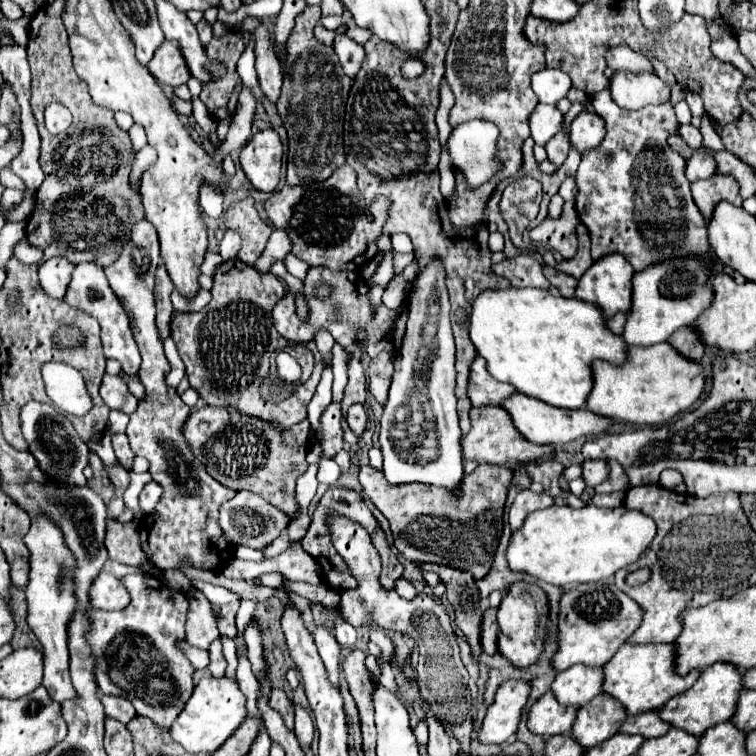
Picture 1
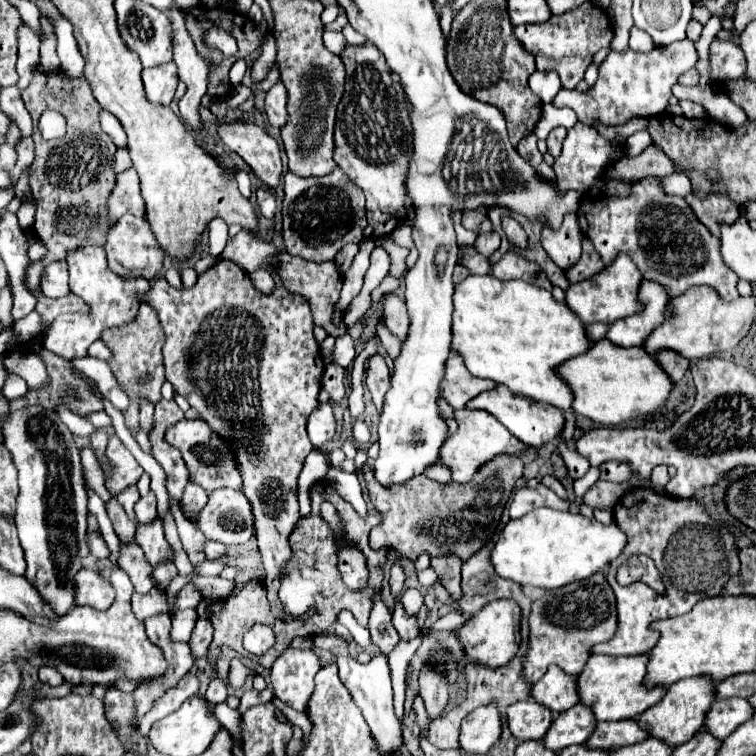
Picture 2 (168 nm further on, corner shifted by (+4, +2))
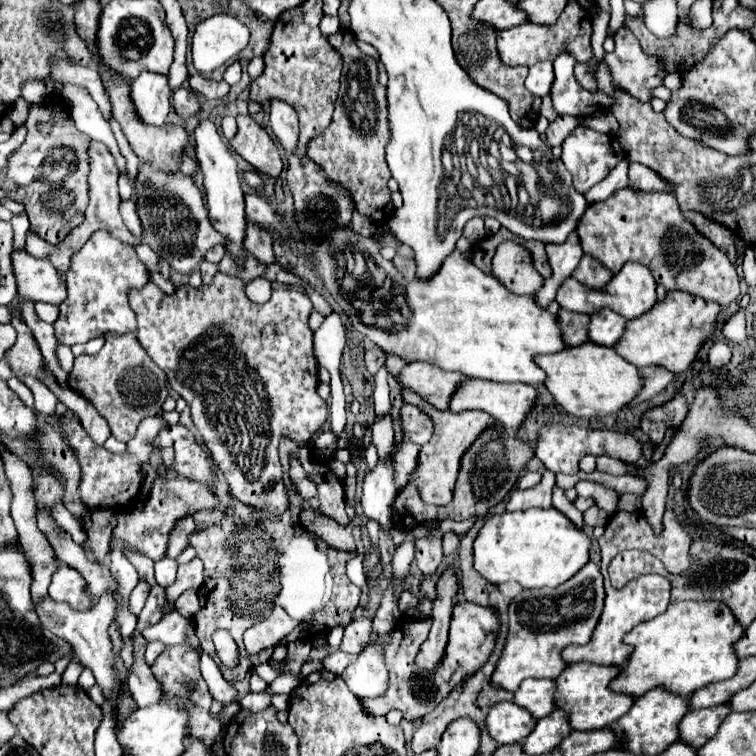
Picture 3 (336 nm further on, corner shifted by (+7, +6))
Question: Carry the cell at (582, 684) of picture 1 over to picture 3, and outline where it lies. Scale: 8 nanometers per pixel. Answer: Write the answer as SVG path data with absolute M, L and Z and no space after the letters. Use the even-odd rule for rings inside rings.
M529 678L529 680L523 680L523 684L515 690L513 702L517 706L525 708L527 712L531 712L531 716L535 720L539 720L539 718L553 712L553 708L555 708L553 694L555 694L555 682L553 680Z

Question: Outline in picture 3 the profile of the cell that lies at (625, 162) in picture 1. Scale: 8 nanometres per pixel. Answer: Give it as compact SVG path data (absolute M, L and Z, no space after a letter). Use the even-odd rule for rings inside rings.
M631 188L617 190L605 202L595 202L585 210L575 234L579 236L583 252L593 256L595 260L599 260L613 274L619 272L619 268L623 268L625 262L639 262L639 264L647 266L651 270L653 278L657 280L657 284L663 284L667 290L691 292L693 296L713 300L721 306L729 306L731 302L735 302L739 298L739 276L735 272L733 262L727 258L725 252L715 248L705 236L701 236L691 224L685 222L673 194L633 192Z

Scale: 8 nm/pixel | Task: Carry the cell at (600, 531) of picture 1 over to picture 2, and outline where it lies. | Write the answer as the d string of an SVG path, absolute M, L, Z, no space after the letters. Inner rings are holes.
M538 508L506 524L492 550L492 564L502 578L522 586L528 584L552 590L590 578L616 560L622 548L626 548L626 534L614 522L604 526L596 518L586 518L582 514Z

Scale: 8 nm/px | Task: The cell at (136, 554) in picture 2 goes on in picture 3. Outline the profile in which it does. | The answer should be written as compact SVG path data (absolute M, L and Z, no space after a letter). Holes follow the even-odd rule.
M139 582L139 584L135 586L135 590L131 592L131 596L129 596L129 610L131 610L135 616L141 614L141 608L143 608L143 604L145 604L145 600L147 600L147 594L149 594L149 584L147 584L147 582Z

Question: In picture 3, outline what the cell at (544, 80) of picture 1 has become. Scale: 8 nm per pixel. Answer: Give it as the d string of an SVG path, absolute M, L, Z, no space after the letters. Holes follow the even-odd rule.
M539 62L529 68L529 76L525 80L525 88L535 96L547 96L553 84L553 64Z

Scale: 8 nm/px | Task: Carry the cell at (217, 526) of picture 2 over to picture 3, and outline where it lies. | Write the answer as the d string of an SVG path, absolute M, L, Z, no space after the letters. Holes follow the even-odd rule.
M157 476L151 486L151 500L145 502L143 510L127 510L119 514L119 522L113 528L111 536L111 550L117 548L135 548L137 552L147 554L151 560L161 560L167 550L169 532L173 530L175 522L187 514L197 510L207 510L217 506L217 496L201 482L193 482L187 478L161 478Z

